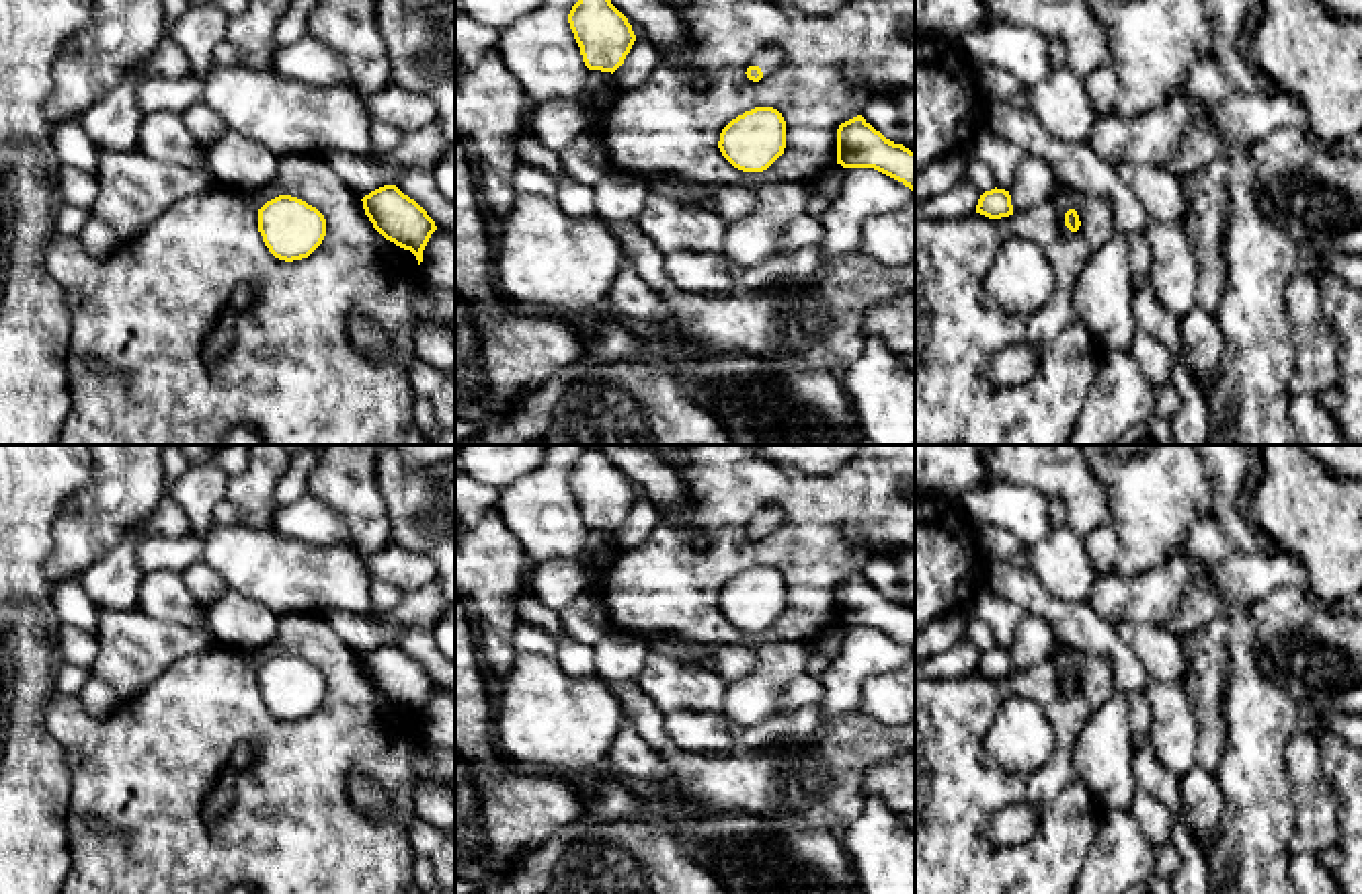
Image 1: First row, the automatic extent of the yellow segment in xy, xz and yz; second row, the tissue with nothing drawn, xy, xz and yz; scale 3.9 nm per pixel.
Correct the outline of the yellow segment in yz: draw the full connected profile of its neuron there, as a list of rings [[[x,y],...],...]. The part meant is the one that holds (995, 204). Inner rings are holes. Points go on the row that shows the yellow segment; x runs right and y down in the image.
[[[1005,189],[985,191],[978,199],[976,213],[989,219],[1001,219],[1013,215],[1011,195]]]

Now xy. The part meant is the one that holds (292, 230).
[[[279,195],[258,209],[258,232],[275,258],[293,262],[308,258],[322,244],[326,219],[306,201]]]

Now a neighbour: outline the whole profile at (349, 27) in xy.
[[[318,0],[308,18],[310,35],[340,53],[355,92],[365,100],[382,90],[392,74],[375,14],[377,0]]]

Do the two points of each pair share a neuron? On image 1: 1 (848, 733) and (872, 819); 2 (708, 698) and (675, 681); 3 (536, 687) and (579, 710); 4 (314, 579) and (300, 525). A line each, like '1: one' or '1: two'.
1: two
2: one
3: one
4: two

